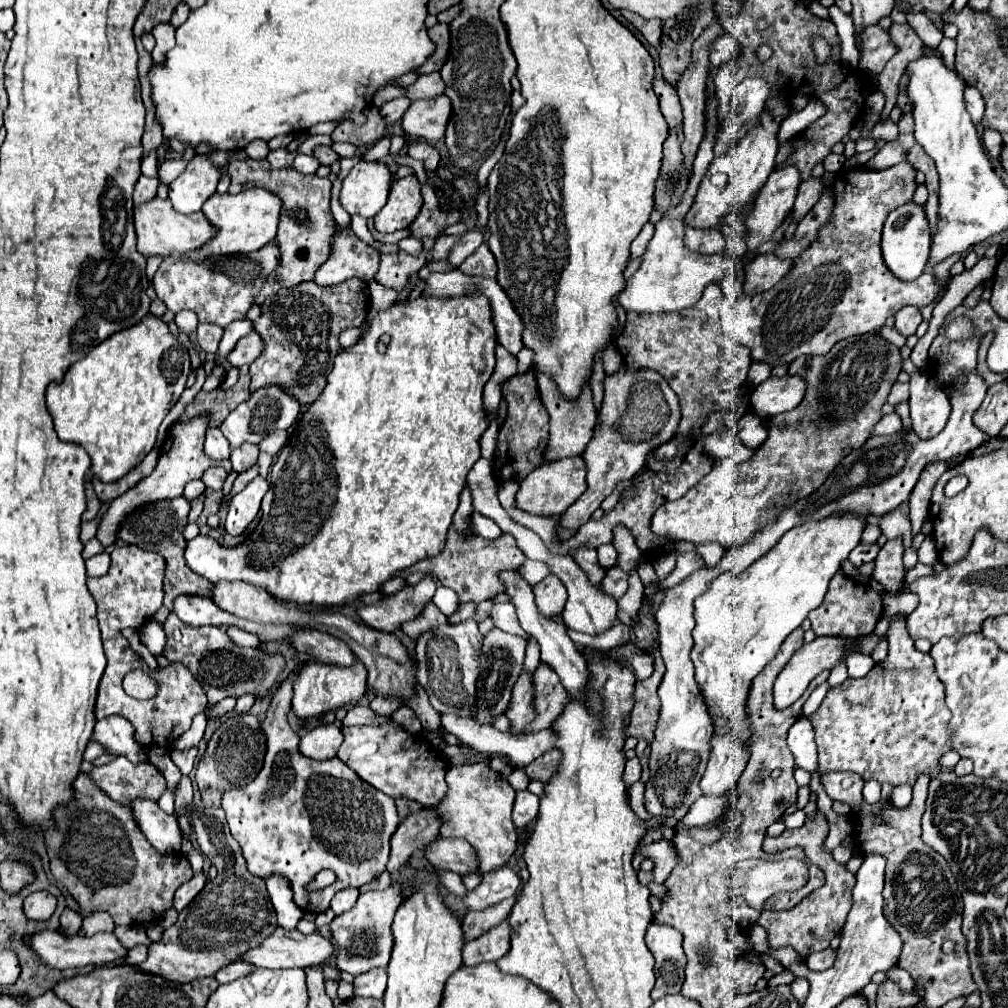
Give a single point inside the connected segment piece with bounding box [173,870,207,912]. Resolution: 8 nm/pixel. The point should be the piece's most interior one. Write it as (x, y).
(191, 888)

